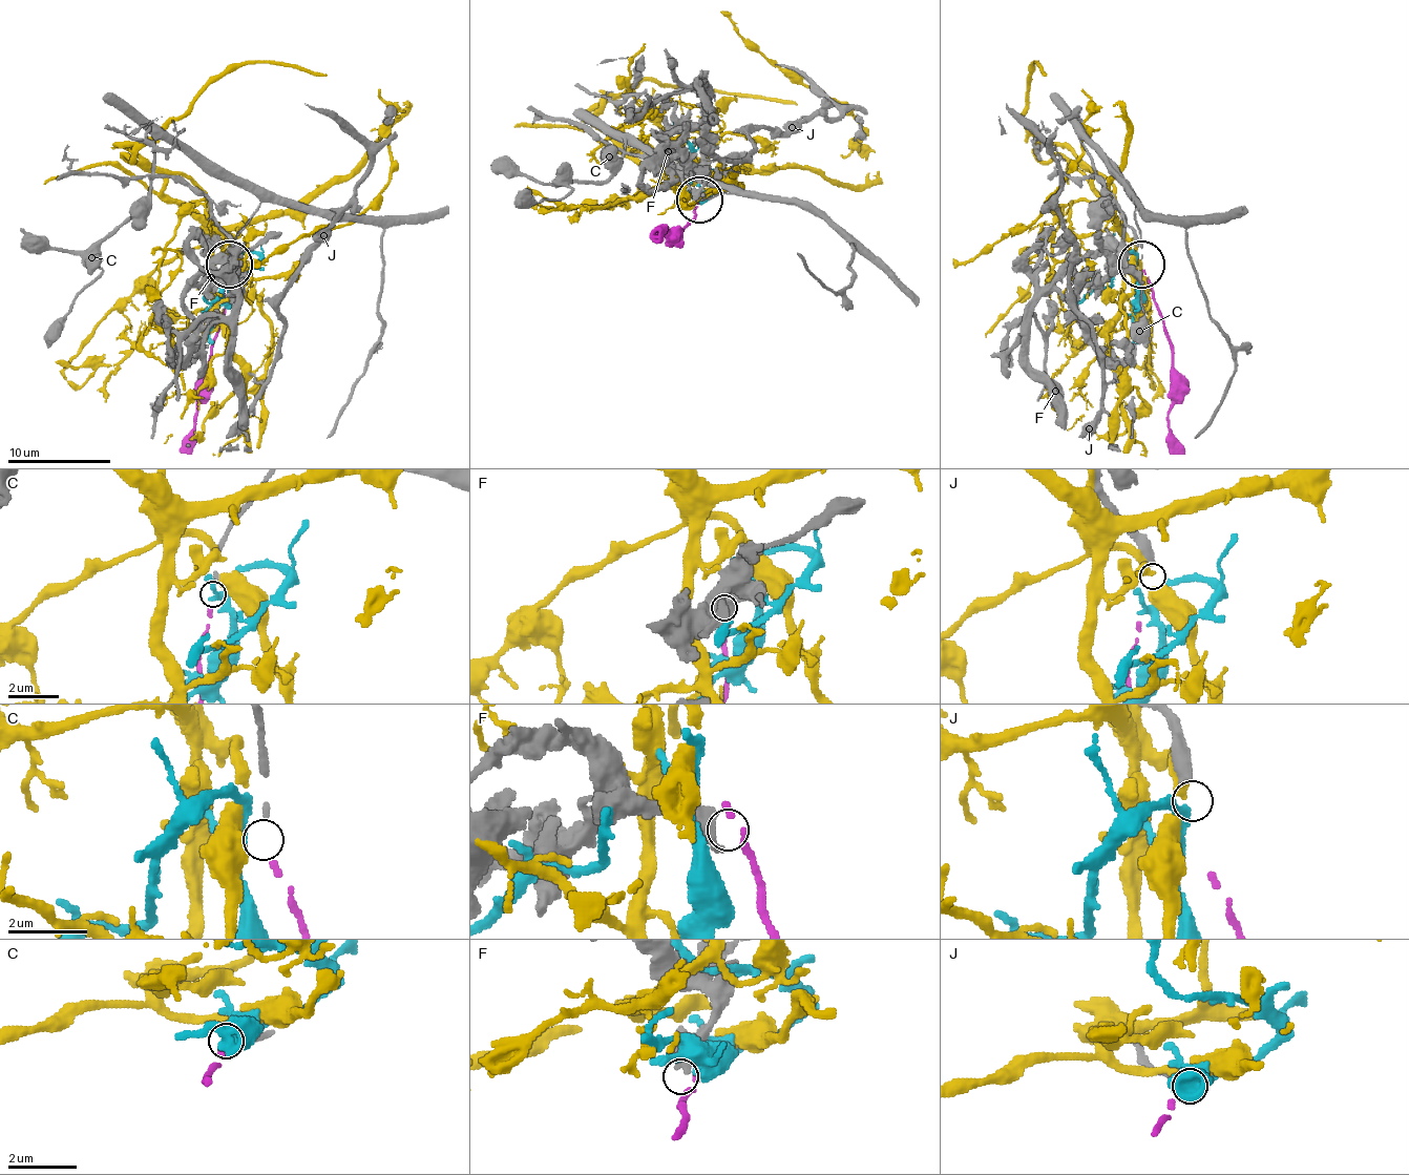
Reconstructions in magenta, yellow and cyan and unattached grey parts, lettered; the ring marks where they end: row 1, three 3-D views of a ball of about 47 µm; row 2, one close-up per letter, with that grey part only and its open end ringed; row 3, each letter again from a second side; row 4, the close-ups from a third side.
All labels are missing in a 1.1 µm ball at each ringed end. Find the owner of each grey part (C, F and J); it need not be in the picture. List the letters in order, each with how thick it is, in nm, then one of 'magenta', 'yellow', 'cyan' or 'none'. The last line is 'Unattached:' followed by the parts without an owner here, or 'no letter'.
C: 100 nm thick; magenta
F: 320 nm thick; none
J: 380 nm thick; cyan
Unattached: F

